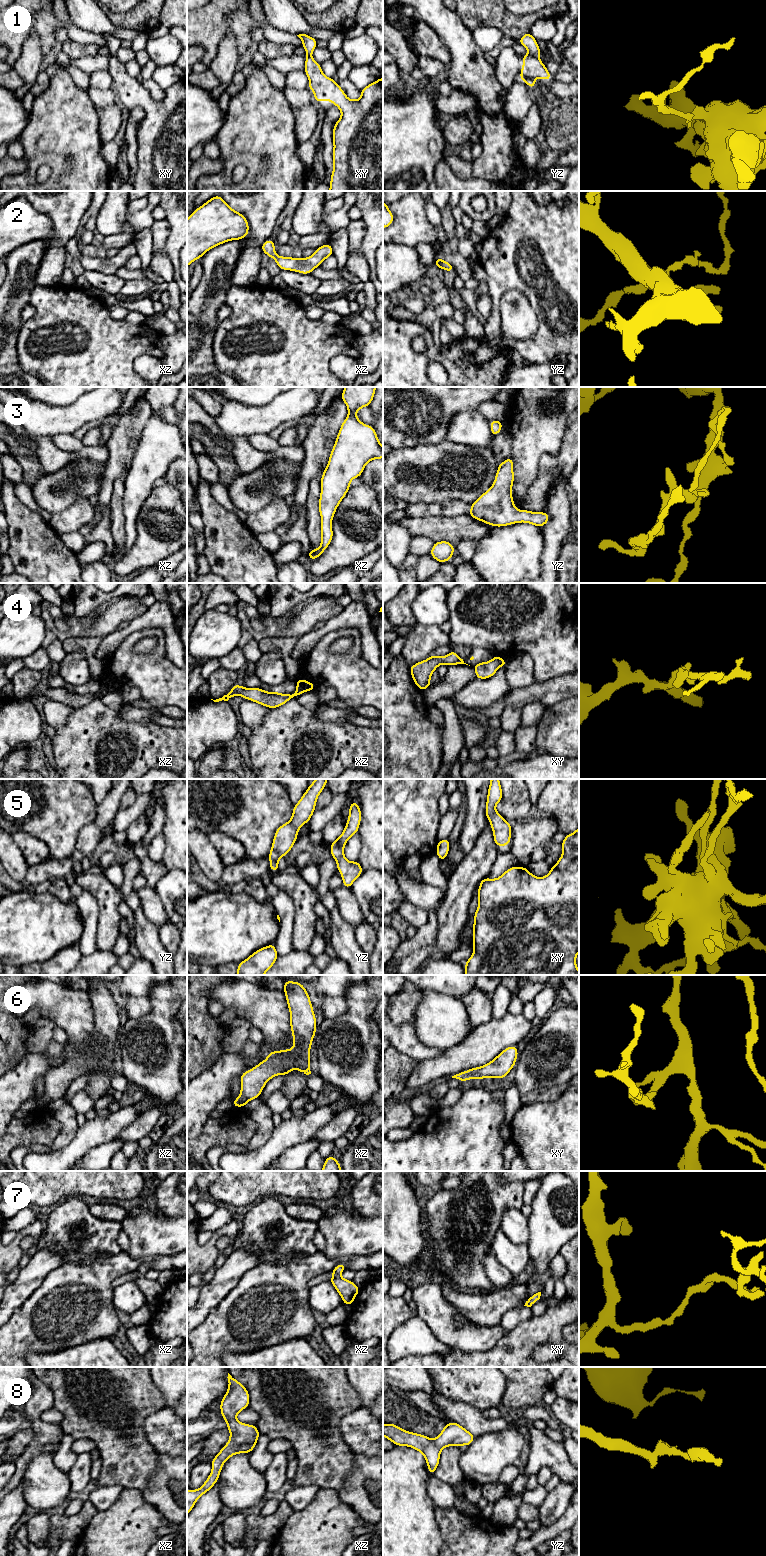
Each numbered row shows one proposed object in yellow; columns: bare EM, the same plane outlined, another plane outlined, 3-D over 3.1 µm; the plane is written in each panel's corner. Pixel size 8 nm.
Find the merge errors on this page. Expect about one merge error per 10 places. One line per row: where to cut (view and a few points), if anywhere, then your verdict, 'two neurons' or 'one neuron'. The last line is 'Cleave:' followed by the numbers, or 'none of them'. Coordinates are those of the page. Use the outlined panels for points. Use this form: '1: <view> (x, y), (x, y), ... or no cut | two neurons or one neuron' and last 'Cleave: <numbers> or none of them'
1: yz (529, 53), (538, 59) | two neurons
2: no cut | one neuron
3: no cut | one neuron
4: no cut | one neuron
5: no cut | one neuron
6: no cut | one neuron
7: no cut | one neuron
8: no cut | one neuron
Cleave: 1

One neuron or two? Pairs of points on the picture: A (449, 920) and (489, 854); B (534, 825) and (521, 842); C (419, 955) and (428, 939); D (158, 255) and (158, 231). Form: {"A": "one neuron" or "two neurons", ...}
{"A": "one neuron", "B": "one neuron", "C": "two neurons", "D": "one neuron"}

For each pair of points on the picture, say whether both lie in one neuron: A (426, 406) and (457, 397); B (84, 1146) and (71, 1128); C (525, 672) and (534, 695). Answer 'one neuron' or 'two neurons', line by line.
A: one neuron
B: two neurons
C: two neurons

